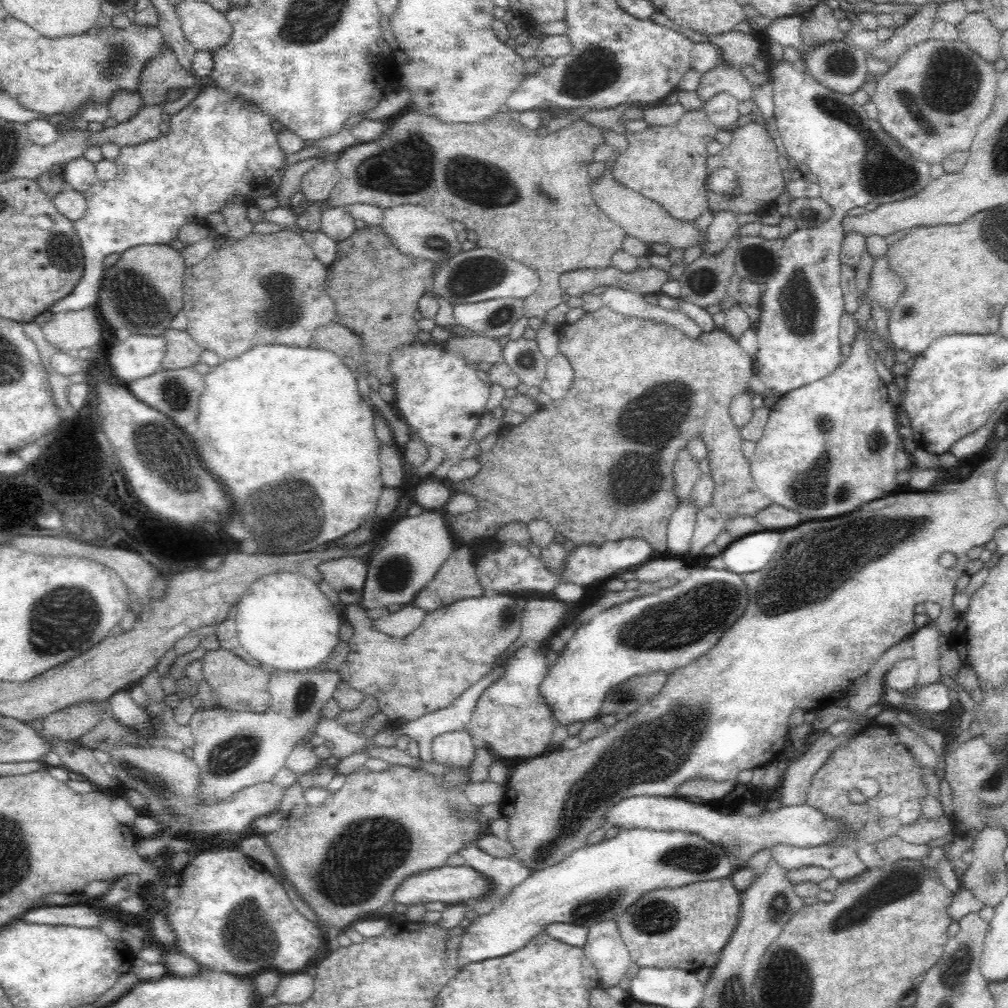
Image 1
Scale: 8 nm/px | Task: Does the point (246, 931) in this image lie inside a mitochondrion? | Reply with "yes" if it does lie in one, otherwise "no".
yes

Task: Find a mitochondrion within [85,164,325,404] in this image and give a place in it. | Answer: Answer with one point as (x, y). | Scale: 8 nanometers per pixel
(141, 303)

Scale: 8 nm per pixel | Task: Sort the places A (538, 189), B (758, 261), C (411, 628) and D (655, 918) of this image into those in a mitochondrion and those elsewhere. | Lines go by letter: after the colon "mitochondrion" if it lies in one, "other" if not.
A: mitochondrion
B: mitochondrion
C: other
D: mitochondrion

